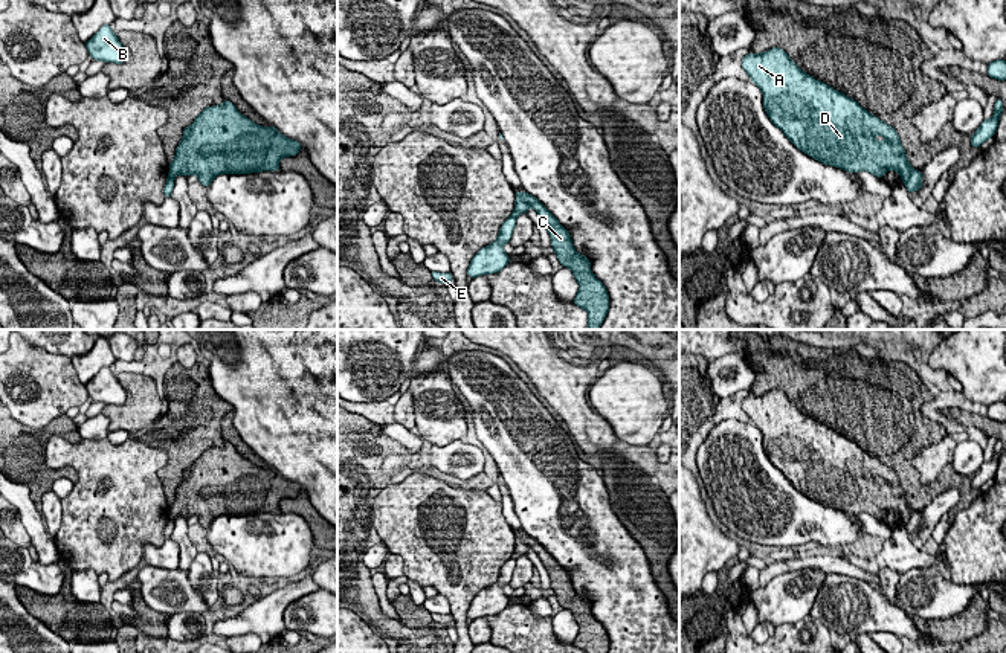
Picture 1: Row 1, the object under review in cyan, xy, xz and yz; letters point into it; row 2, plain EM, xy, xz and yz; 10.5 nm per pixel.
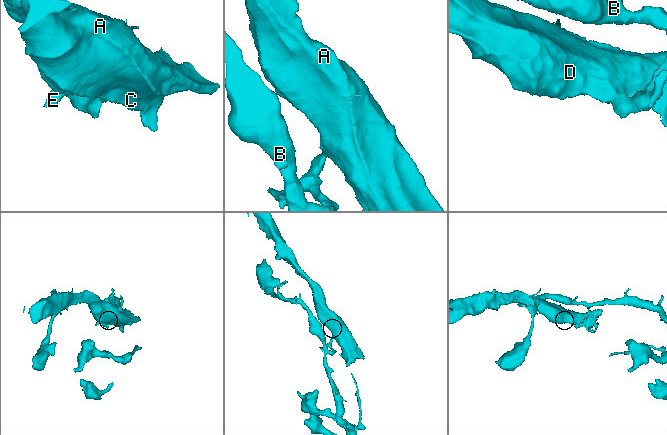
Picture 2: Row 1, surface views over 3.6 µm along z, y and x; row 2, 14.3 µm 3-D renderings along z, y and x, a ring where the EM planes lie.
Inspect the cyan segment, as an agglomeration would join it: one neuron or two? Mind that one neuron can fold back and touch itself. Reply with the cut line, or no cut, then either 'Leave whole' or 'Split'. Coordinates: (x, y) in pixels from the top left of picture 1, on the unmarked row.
Split along yz (912, 510), (906, 525). Split

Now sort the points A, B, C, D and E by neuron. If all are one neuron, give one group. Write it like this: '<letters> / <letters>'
A C D / B E

